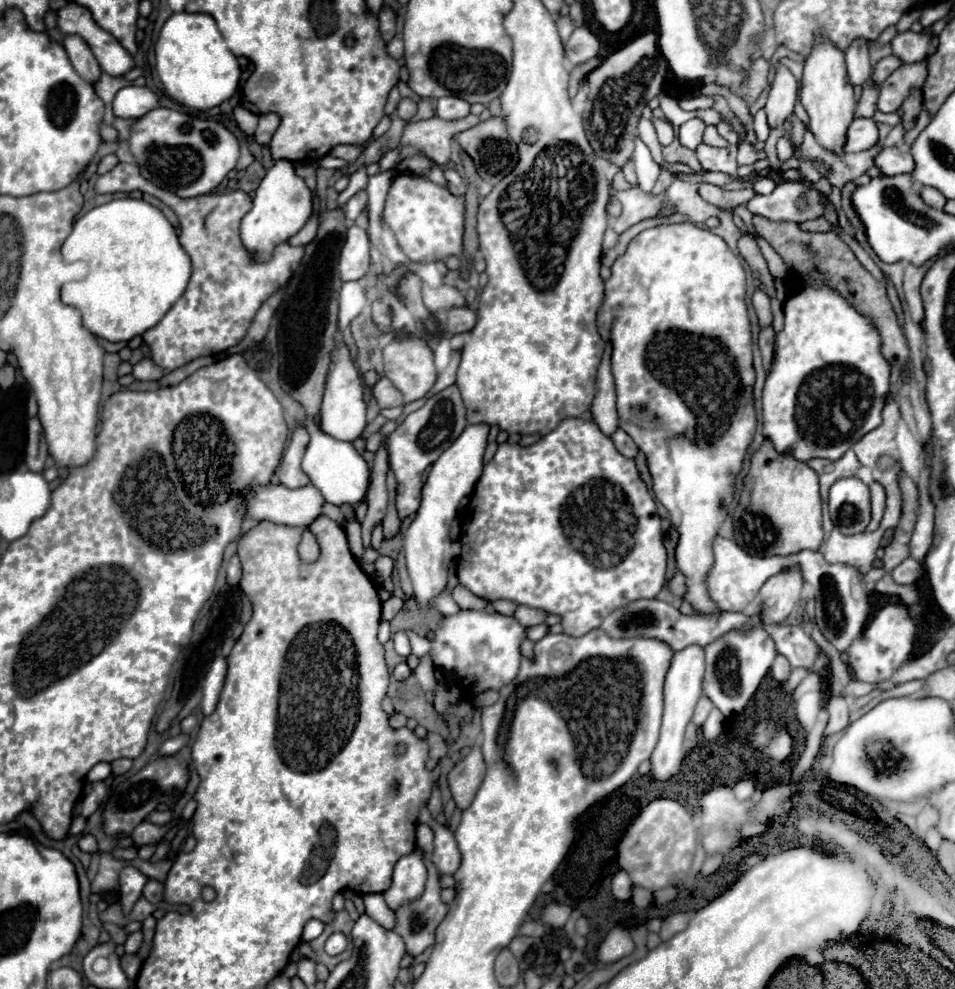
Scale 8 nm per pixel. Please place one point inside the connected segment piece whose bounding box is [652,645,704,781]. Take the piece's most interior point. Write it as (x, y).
(683, 687)

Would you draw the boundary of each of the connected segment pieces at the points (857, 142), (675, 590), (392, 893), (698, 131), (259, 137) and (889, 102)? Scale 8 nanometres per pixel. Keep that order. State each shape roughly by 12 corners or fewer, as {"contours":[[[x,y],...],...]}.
{"contours":[[[858,117],[848,129],[844,153],[878,143],[874,119]],[[680,571],[666,585],[672,595],[686,595],[686,579]],[[416,847],[394,869],[384,893],[390,909],[420,897],[426,883],[424,851]],[[694,117],[680,127],[682,145],[702,143],[704,121]],[[276,113],[260,115],[254,139],[268,145],[280,125]],[[926,59],[900,65],[882,83],[878,109],[898,111],[928,77]]]}

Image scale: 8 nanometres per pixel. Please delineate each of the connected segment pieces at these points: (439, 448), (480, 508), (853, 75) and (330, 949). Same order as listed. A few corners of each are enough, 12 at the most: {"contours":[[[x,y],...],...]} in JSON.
{"contours":[[[456,385],[388,437],[400,517],[418,511],[422,473],[460,437]],[[500,443],[456,577],[582,637],[666,583],[636,461]],[[854,41],[846,53],[850,83],[872,75],[868,41]],[[332,933],[326,939],[324,951],[338,955],[346,949],[344,933]]]}

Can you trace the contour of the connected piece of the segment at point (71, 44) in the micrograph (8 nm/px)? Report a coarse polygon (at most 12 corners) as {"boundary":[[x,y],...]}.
{"boundary":[[80,37],[64,39],[76,73],[90,85],[100,79],[96,57]]}

